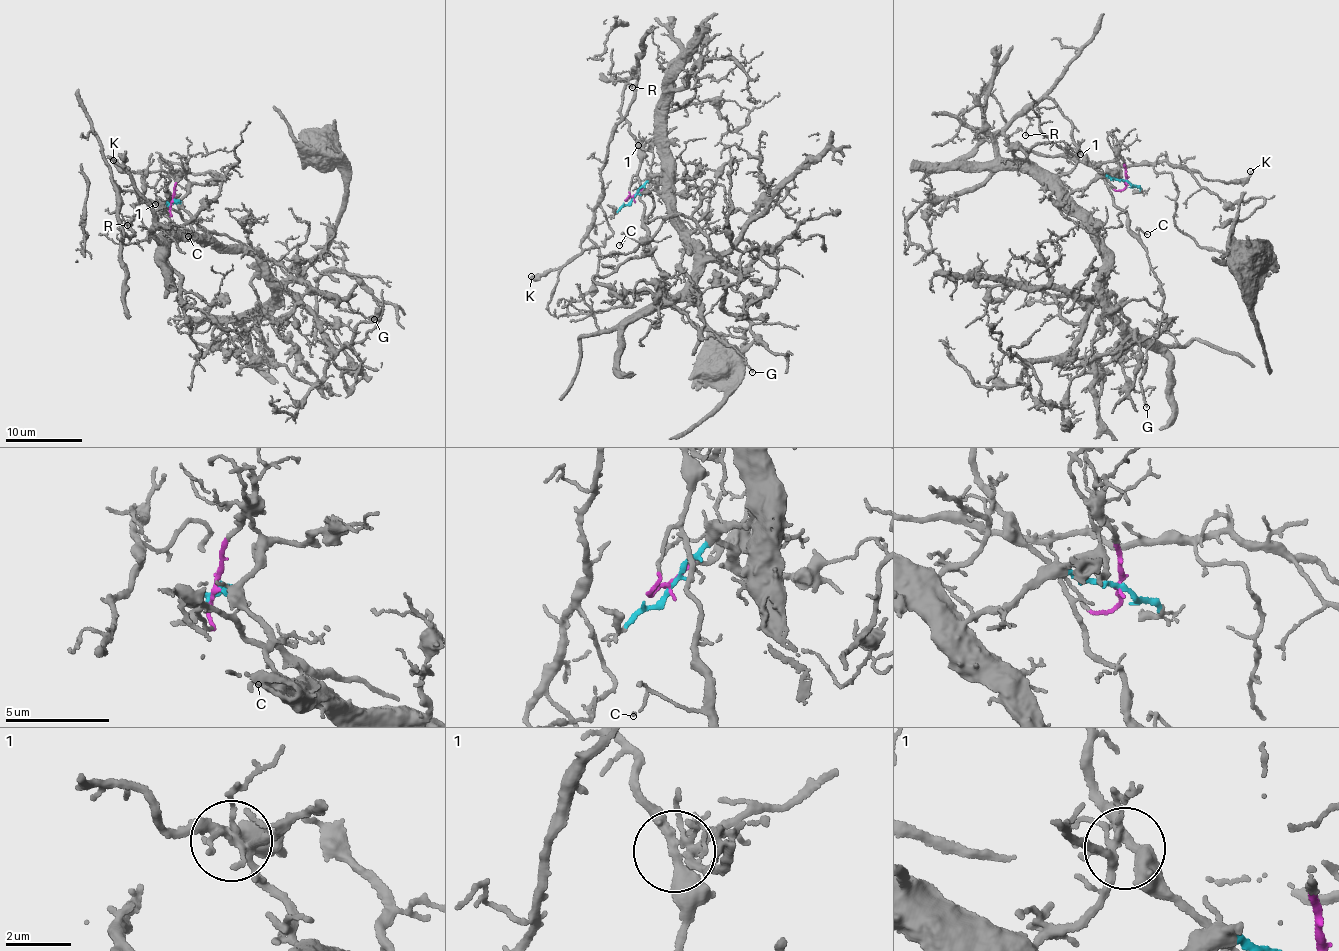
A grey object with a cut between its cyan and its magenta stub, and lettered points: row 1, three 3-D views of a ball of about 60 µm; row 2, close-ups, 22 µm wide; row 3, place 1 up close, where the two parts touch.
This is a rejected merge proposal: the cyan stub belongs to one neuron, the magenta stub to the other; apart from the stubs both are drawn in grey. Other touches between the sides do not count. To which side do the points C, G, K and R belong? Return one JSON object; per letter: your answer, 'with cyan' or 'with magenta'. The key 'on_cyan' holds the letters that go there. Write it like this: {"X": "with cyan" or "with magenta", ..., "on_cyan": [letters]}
{"C": "with magenta", "G": "with magenta", "K": "with magenta", "R": "with magenta", "on_cyan": []}

